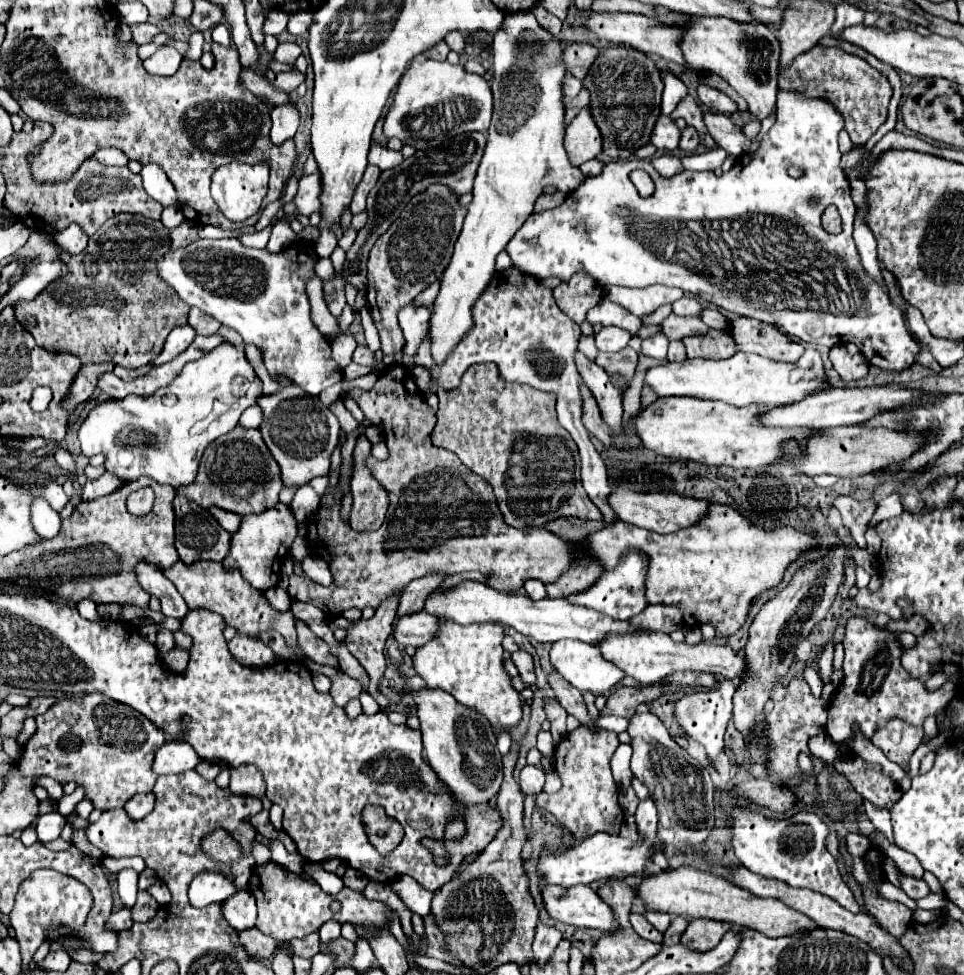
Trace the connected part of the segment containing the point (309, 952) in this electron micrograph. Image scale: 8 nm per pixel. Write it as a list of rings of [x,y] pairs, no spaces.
[[[311,933],[305,939],[293,939],[289,945],[289,951],[293,951],[293,955],[311,959],[313,955],[319,953],[319,933]]]

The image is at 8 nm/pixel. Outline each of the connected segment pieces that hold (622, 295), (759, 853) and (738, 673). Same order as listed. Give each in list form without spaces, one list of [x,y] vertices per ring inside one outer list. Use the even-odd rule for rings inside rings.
[[[609,285],[605,287],[605,297],[613,303],[623,305],[627,311],[631,311],[637,317],[645,317],[645,315],[651,315],[657,307],[681,299],[683,291],[675,287],[663,287],[663,285],[651,285],[643,289]]]
[[[733,805],[733,815],[733,851],[749,871],[755,871],[767,879],[783,881],[791,887],[805,887],[823,893],[853,913],[861,911],[853,893],[841,879],[835,857],[829,855],[825,849],[825,837],[829,833],[829,827],[815,813],[801,811],[791,819],[775,821],[765,819],[761,813],[753,813],[747,807]]]
[[[635,633],[625,637],[613,637],[609,635],[601,645],[601,653],[607,661],[623,669],[629,677],[641,681],[641,683],[657,683],[663,677],[677,673],[677,671],[705,671],[705,673],[717,673],[727,679],[743,679],[747,665],[745,659],[733,653],[729,645],[715,645],[715,643],[699,643],[699,645],[687,645],[687,643],[673,643],[673,639],[665,633]]]

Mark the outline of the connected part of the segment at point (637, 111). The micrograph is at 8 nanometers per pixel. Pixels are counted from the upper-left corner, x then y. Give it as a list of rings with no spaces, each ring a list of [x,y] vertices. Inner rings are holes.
[[[609,47],[597,55],[589,77],[583,79],[583,89],[589,89],[589,109],[603,135],[603,153],[615,159],[633,155],[639,147],[649,143],[649,133],[661,113],[663,79],[657,65],[645,53],[633,47]]]

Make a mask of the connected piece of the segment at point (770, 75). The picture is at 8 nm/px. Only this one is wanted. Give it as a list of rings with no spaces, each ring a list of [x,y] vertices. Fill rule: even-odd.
[[[691,17],[691,23],[683,27],[681,49],[685,61],[693,69],[707,69],[719,77],[723,77],[749,105],[749,113],[759,121],[773,115],[777,111],[777,75],[779,75],[779,43],[775,39],[773,27],[769,25],[743,25],[725,17]]]

